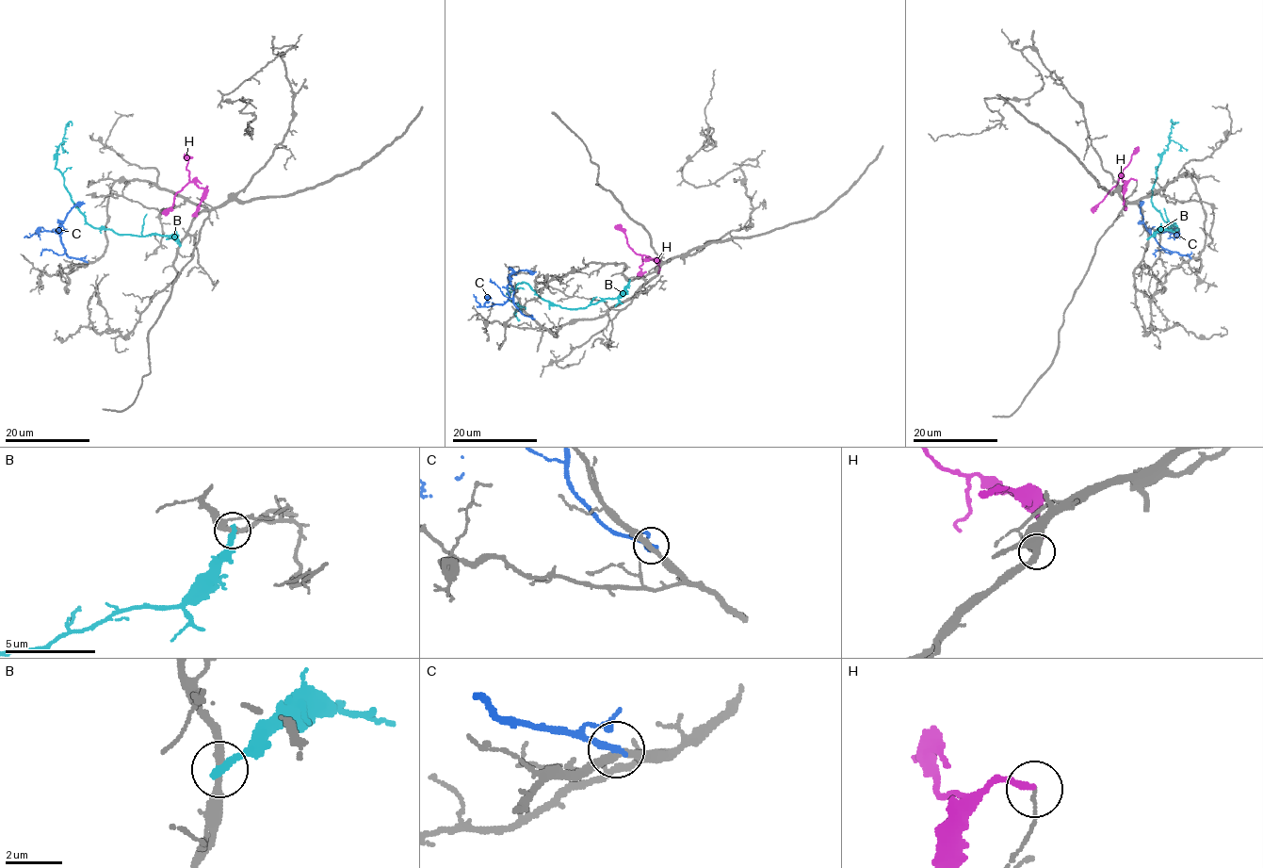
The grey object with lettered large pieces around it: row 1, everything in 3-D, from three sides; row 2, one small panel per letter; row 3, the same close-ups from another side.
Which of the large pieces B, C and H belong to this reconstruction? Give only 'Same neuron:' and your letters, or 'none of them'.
Same neuron: none of them

